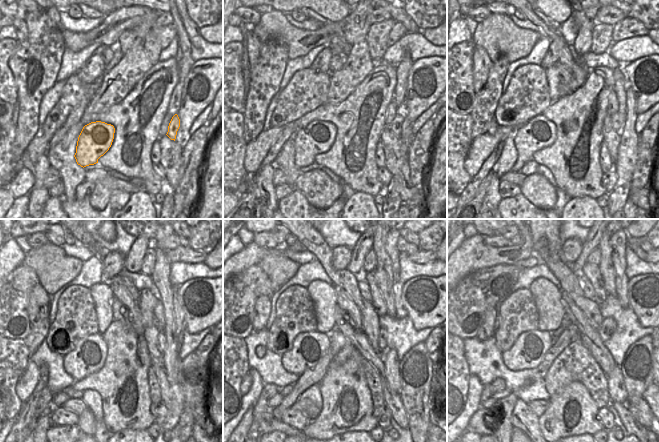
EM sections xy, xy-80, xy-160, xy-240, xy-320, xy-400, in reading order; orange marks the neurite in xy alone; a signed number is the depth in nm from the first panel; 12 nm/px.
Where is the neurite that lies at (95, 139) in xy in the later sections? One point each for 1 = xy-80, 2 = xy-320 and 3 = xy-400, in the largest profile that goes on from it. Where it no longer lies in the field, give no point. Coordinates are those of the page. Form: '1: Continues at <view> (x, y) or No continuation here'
1: Continues at xy-80 (316, 138)
2: Continues at xy-320 (308, 349)
3: Continues at xy-400 (530, 347).

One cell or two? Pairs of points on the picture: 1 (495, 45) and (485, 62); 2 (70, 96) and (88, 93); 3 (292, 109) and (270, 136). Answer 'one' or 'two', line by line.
1: two
2: one
3: two

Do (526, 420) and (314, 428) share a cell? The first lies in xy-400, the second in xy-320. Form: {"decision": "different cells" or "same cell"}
{"decision": "different cells"}

